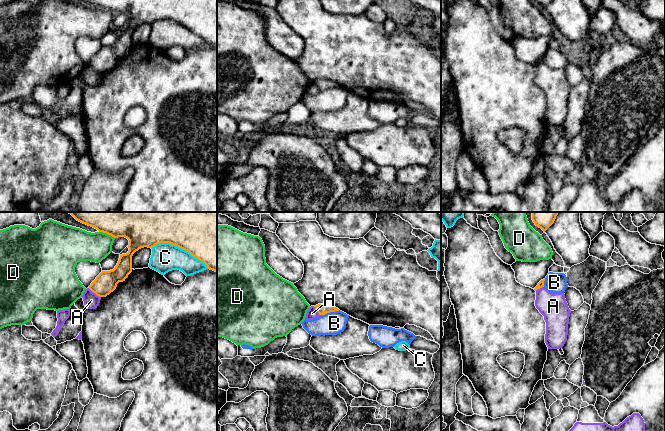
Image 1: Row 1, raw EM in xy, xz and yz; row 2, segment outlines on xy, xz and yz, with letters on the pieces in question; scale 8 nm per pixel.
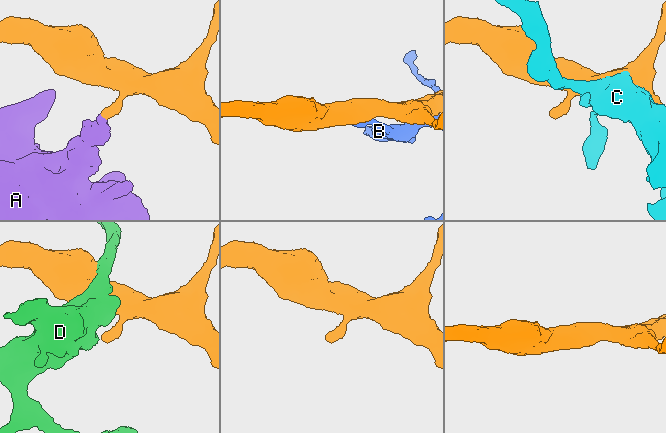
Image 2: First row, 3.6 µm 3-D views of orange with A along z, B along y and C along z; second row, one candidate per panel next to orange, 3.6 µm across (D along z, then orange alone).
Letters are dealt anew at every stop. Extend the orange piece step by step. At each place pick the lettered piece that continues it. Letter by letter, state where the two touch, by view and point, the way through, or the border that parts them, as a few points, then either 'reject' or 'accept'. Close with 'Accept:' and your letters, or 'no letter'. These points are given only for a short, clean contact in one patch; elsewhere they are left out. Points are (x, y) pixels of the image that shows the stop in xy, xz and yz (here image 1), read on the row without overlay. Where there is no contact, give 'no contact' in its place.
A: meets orange in xy at (94, 68); border along xy (88, 64), (100, 73); reject
B: meets orange in xz at (329, 88); reject
C: meets orange in xy at (180, 23); reject
D: meets orange in xy at (107, 9); reject
Accept: no letter

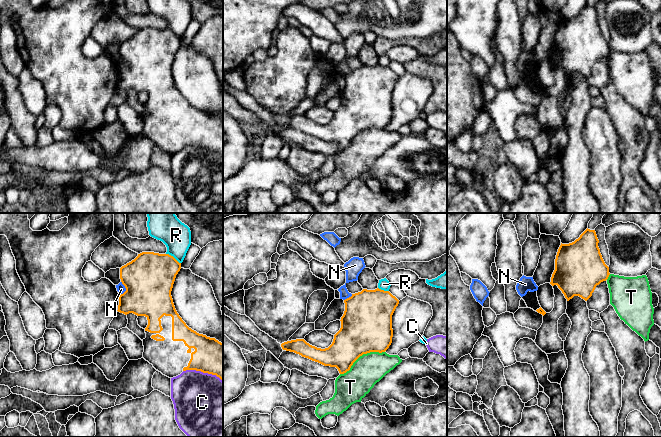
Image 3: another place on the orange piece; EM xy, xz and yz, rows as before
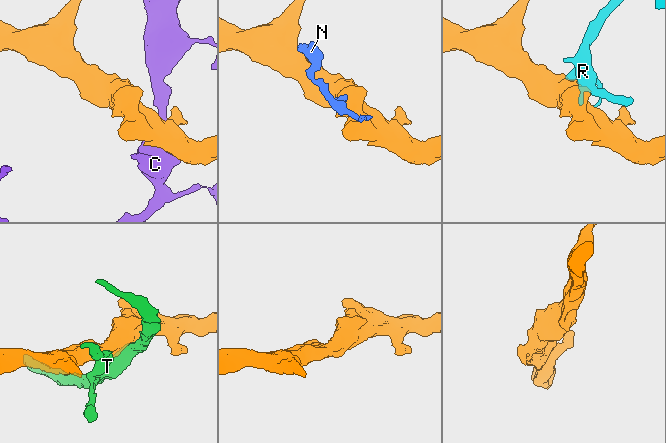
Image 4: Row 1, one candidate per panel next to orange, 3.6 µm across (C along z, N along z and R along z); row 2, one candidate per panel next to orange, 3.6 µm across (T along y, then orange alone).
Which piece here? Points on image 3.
C: meets orange in xy at (203, 148); reject
N: meets orange in xy at (126, 65); border along xy (121, 57), (125, 66), (119, 71); reject
R: meets orange in xy at (172, 32); reject
T: meets orange in xz at (361, 131); reject
Accept: no letter

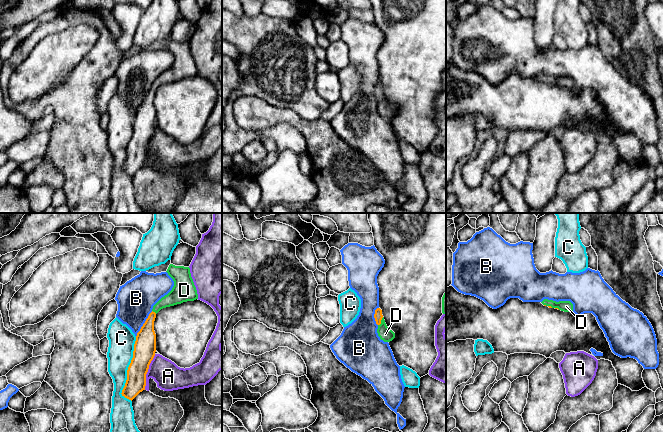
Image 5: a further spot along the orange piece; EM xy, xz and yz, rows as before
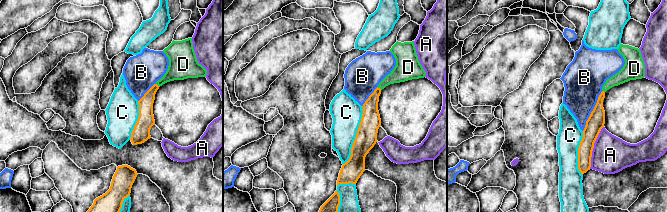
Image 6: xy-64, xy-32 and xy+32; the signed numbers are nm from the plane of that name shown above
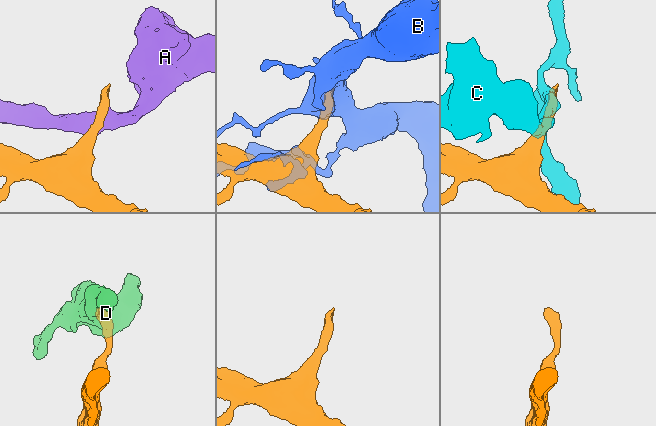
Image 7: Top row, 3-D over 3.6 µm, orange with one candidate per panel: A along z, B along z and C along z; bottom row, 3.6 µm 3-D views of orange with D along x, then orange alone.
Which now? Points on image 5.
A: meets orange in xy at (147, 147); border along xy (155, 130), (146, 150), (144, 165); reject
B: meets orange in xy at (143, 100); reject
C: meets orange in xy at (127, 146); reject
D: meets orange in xz at (380, 97); runs through xz (378, 92), (380, 97), (385, 110); accept
Accept: D

